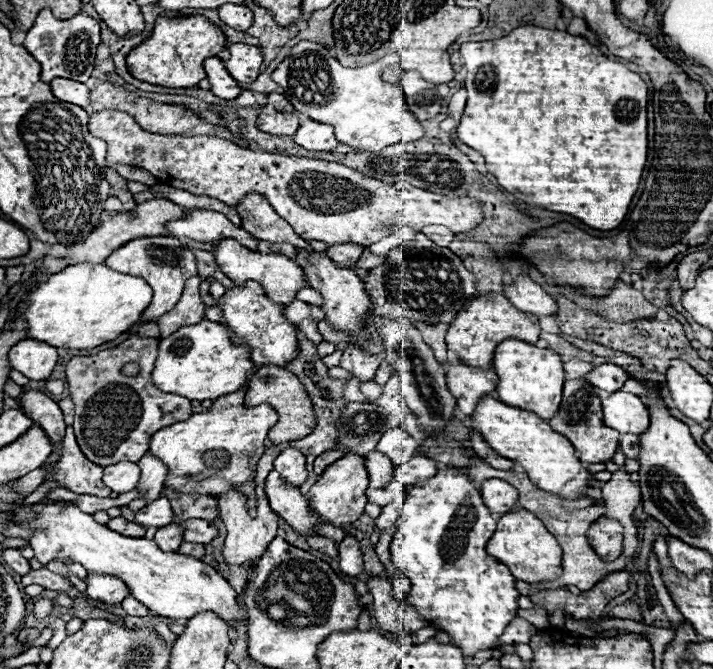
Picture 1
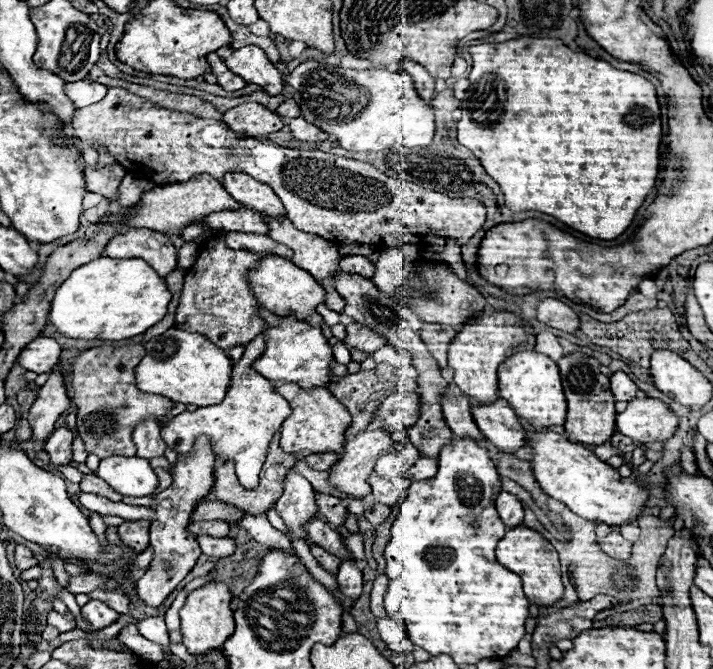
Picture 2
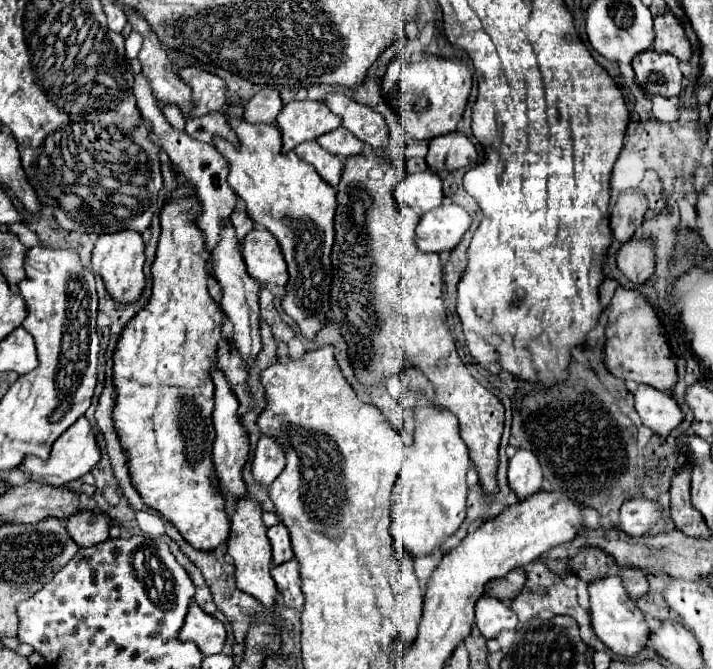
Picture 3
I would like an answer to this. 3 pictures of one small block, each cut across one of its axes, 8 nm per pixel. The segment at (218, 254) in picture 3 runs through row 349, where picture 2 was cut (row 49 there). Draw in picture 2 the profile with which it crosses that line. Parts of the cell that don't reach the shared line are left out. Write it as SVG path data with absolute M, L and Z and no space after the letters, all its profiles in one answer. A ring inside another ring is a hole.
M244 46L234 50L232 56L226 60L226 66L248 84L262 86L264 92L268 92L270 96L280 94L284 88L280 72L258 46Z

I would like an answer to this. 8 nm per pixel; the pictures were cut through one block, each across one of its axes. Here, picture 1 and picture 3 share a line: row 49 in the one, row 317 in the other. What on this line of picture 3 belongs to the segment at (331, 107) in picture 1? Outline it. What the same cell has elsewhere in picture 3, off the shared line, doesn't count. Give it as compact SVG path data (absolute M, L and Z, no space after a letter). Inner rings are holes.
M230 114L224 116L238 138L236 142L230 142L222 136L214 136L216 150L228 160L228 184L246 202L248 216L270 230L278 240L290 272L286 284L288 294L282 300L282 308L300 326L302 334L312 340L328 320L330 310L330 250L334 244L336 190L296 154L280 152L282 136L276 124L250 124L244 118L234 118Z

